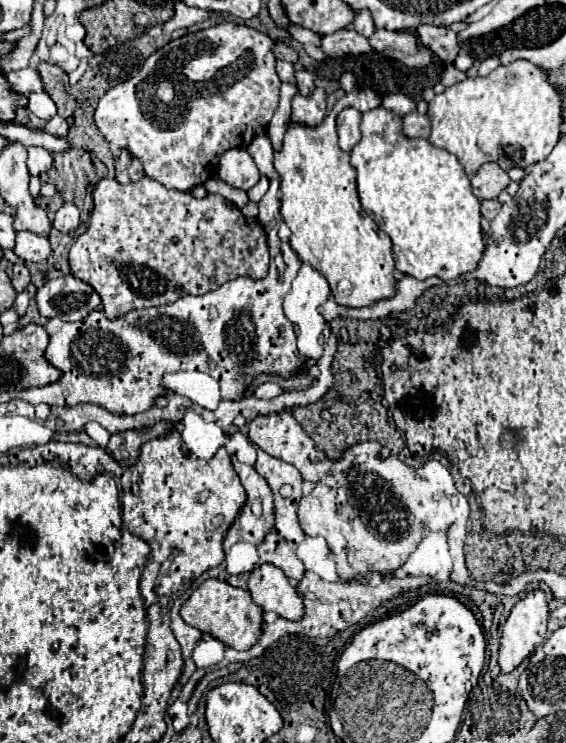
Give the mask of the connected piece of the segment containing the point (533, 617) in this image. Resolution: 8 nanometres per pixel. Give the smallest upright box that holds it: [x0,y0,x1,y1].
[498,590,550,672]

